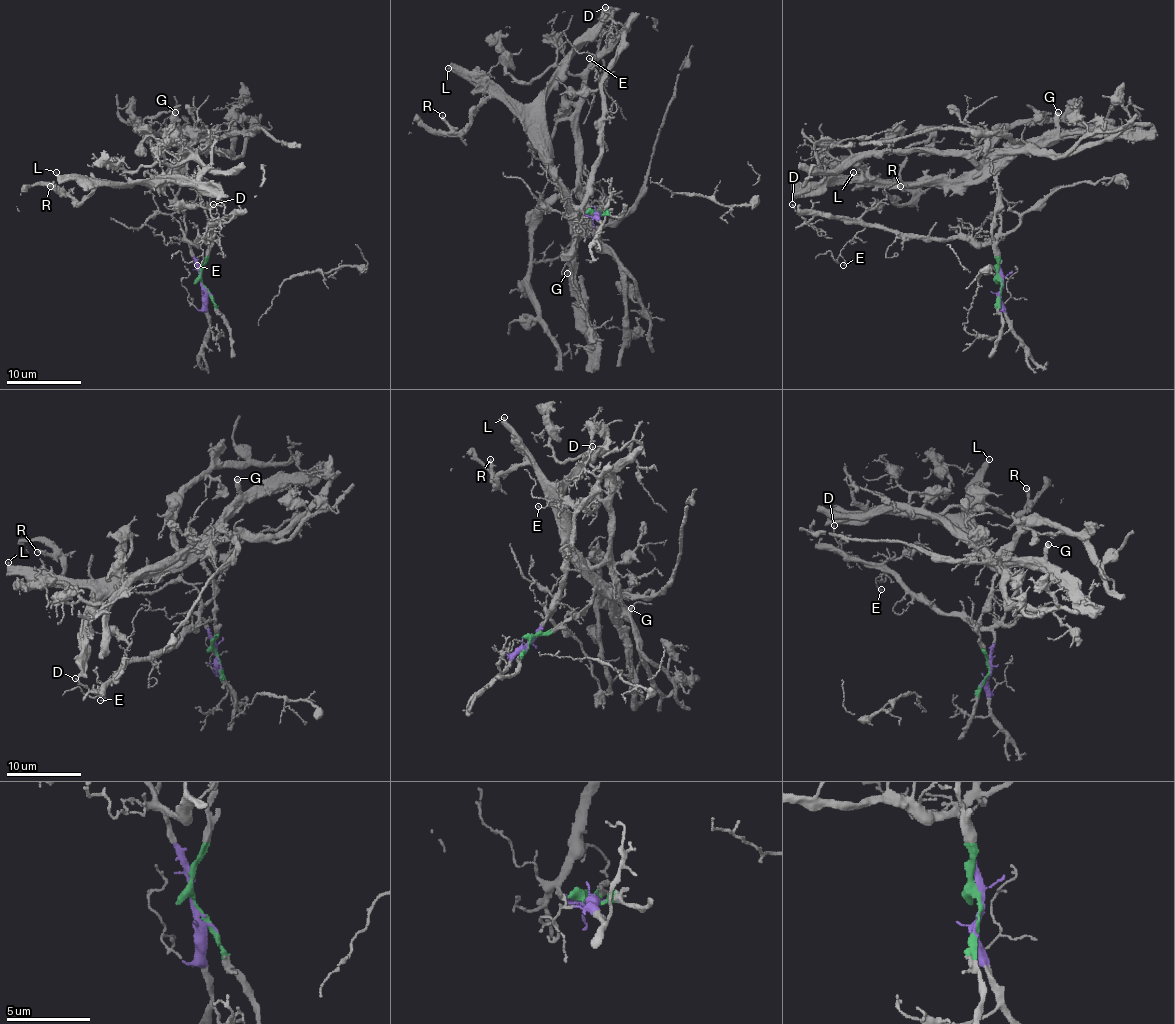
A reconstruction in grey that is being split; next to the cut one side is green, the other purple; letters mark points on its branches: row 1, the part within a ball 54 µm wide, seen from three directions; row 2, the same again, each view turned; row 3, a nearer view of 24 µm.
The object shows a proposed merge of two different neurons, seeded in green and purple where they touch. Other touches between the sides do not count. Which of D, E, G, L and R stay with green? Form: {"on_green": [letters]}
{"on_green": ["G", "L", "R"]}

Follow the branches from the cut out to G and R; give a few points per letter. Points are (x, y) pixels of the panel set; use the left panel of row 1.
G: (202, 283), (201, 266), (208, 251), (210, 220), (201, 192), (189, 175), (184, 134), (178, 128), (174, 111)
R: (202, 283), (210, 220), (201, 192), (184, 175), (105, 182), (79, 205), (49, 186)

